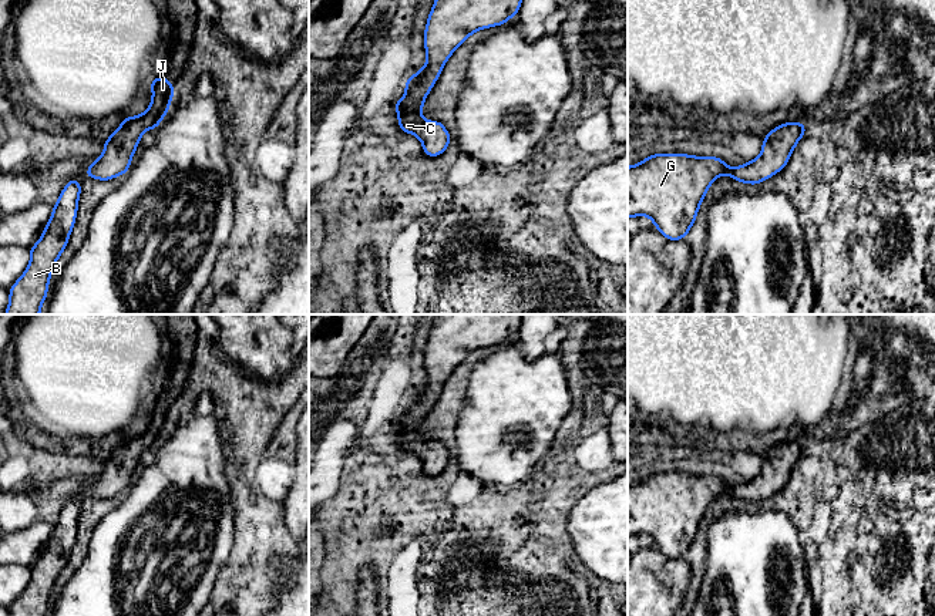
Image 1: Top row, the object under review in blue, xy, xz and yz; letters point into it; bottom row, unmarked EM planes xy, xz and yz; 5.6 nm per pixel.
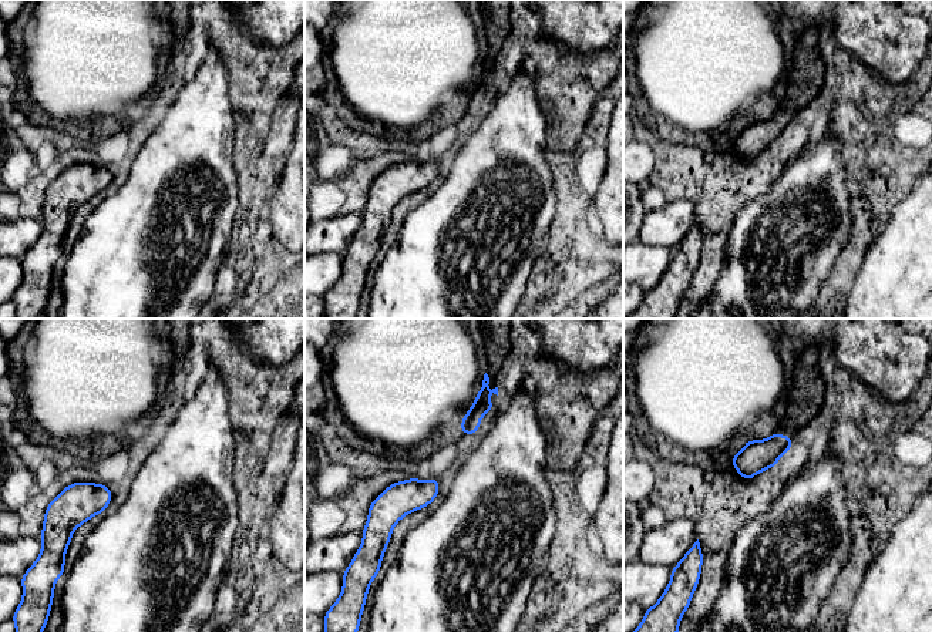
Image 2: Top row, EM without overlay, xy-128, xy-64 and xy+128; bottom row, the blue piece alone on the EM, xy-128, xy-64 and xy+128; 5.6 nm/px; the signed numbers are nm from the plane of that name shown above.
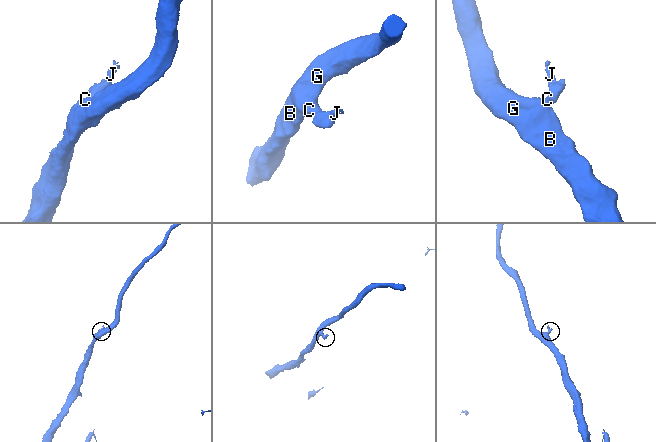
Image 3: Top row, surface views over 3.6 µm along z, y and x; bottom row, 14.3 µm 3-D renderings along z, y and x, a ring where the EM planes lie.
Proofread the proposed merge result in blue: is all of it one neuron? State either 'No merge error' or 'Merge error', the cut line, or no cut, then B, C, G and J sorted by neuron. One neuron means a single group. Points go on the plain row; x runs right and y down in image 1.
No merge error. No split. Groups: B C G J

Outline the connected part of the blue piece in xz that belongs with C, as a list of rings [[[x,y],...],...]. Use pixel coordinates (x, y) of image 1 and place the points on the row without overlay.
[[[437,314],[424,350],[427,381],[406,398],[404,415],[394,420],[401,450],[416,454],[427,475],[441,474],[451,457],[441,440],[424,437],[424,418],[443,384],[474,350],[508,341],[521,320],[522,314]]]

